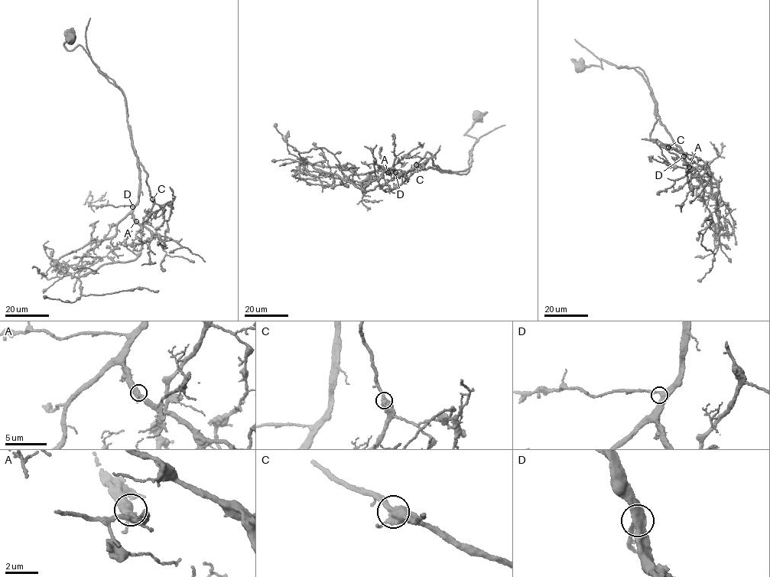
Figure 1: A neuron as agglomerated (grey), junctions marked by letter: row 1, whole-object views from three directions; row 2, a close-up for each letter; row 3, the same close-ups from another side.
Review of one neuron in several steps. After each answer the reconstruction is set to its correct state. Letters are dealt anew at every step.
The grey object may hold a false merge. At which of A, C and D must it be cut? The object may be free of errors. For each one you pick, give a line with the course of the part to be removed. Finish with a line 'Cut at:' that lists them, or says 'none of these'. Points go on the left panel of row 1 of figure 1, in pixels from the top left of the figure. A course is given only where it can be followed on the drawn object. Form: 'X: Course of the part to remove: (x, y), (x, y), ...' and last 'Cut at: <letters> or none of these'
Cut at: none of these

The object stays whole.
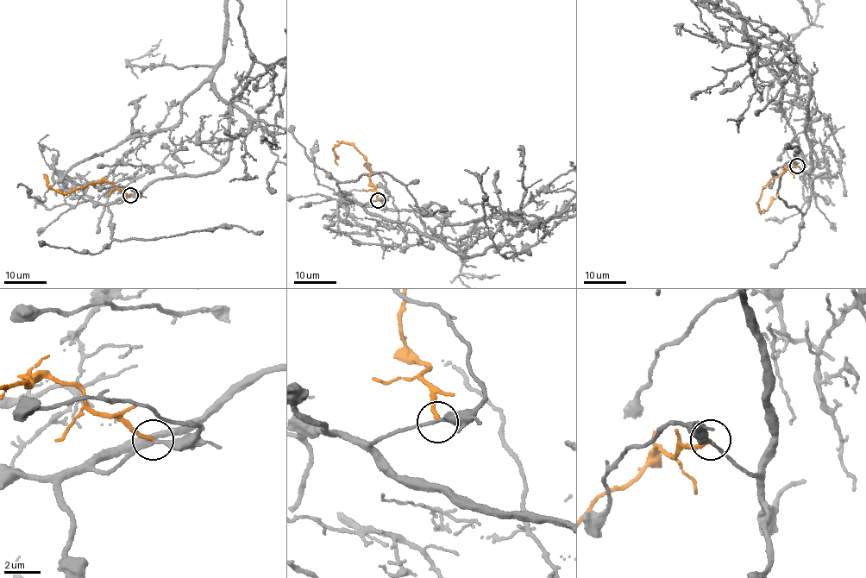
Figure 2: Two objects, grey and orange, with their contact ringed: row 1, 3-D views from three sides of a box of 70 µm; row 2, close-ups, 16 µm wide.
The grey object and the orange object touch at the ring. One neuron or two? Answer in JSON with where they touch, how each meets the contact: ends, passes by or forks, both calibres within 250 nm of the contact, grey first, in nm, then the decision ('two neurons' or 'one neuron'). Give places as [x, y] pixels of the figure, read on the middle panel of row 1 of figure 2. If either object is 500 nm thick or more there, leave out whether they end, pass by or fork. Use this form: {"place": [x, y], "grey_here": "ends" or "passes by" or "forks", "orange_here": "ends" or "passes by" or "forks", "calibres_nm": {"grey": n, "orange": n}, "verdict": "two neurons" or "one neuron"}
{"place": [378, 200], "grey_here": "passes by", "orange_here": "ends", "calibres_nm": {"grey": 170, "orange": 220}, "verdict": "two neurons"}

